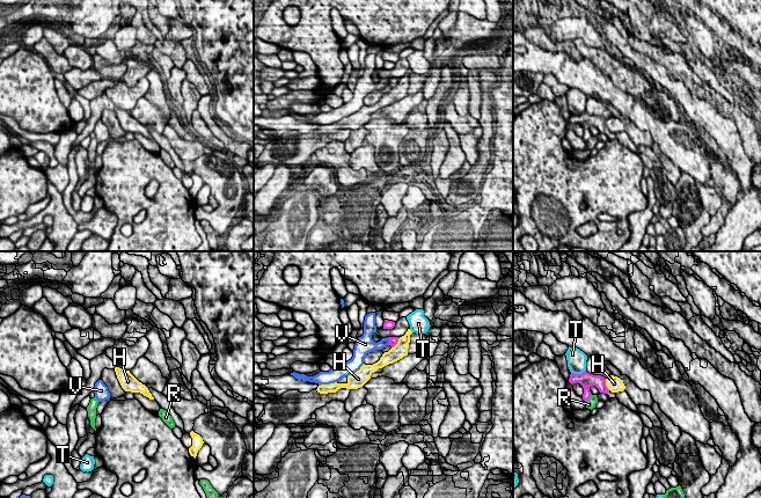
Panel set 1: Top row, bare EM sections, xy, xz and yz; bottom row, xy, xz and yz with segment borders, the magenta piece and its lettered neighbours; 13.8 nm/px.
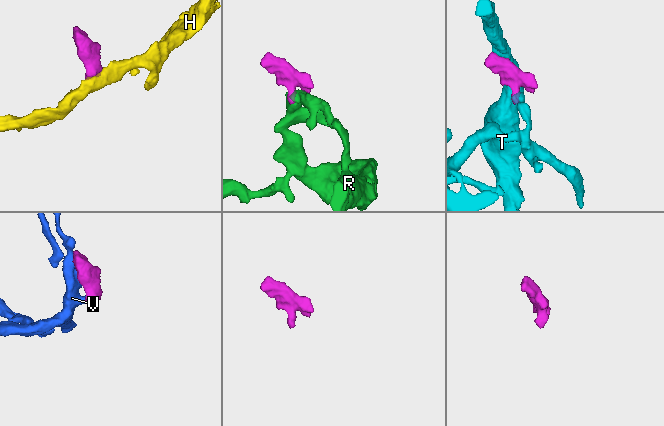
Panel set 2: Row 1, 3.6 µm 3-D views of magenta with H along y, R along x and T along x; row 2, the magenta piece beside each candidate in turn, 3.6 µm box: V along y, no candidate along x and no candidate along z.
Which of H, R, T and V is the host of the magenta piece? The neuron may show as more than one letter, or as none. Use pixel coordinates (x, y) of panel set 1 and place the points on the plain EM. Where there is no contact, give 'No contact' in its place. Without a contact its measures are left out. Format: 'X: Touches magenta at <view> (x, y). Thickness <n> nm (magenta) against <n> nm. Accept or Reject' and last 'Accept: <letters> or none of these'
H: Touches magenta at yz (605, 125). Thickness 190 nm (magenta) against 220 nm. Reject
R: Touches magenta at yz (588, 138). Thickness 200 nm (magenta) against 130 nm. Reject
T: Touches magenta at yz (578, 115). Thickness 200 nm (magenta) against 260 nm. Reject
V: Touches magenta at xz (389, 81). Thickness 130 nm (magenta) against 140 nm. Reject
Accept: none of these

